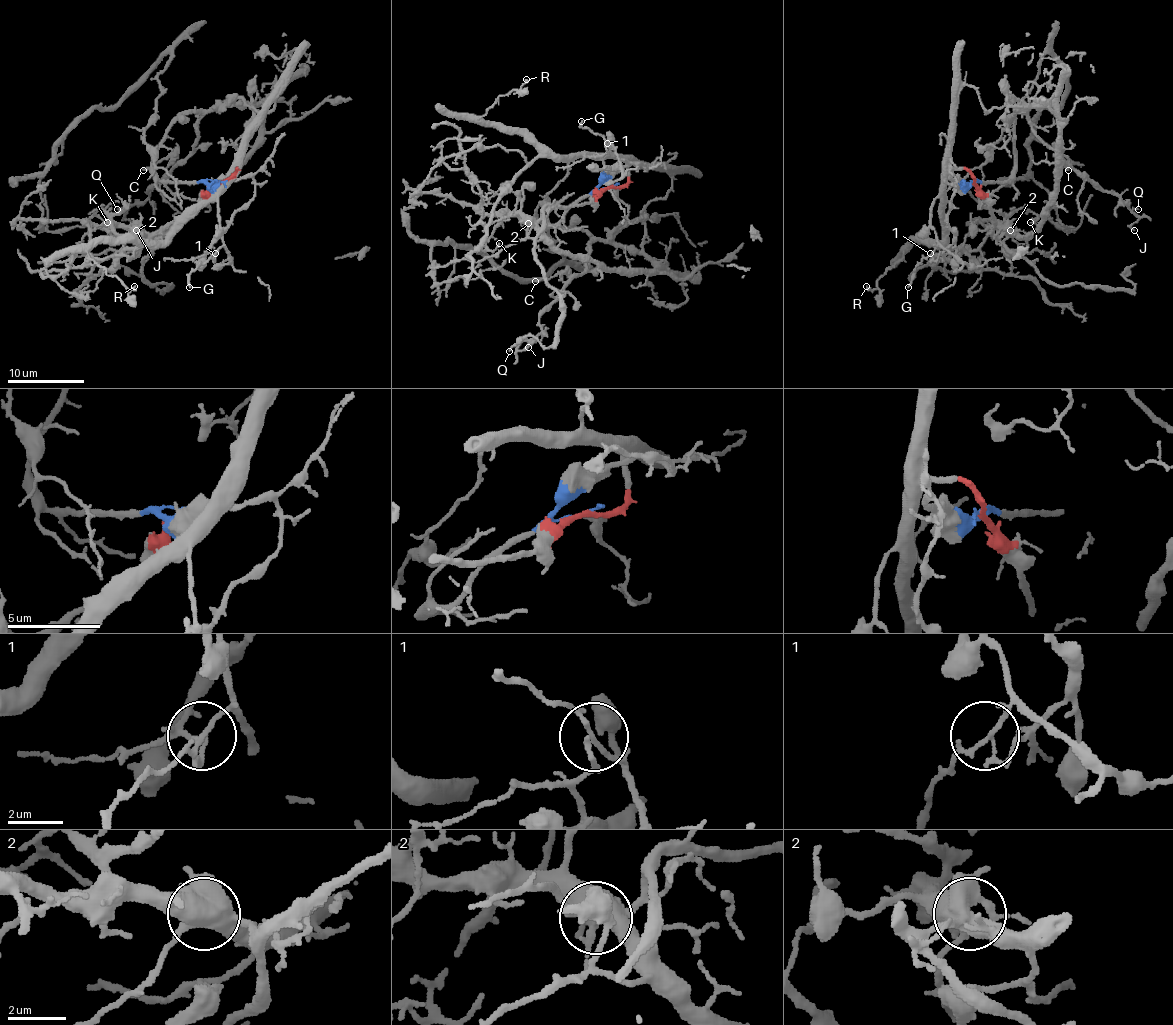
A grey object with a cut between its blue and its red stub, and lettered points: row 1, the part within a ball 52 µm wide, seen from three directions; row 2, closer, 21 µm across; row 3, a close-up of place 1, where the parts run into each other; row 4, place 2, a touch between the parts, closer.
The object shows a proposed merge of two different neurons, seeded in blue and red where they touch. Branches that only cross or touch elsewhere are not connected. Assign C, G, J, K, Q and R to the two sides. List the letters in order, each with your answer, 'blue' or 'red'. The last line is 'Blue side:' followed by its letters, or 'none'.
C: blue
G: red
J: blue
K: blue
Q: blue
R: red
Blue side: C, J, K, Q

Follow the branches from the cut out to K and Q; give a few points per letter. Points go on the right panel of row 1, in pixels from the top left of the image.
K: (972, 181), (1008, 183), (1016, 114), (1054, 108), (1058, 194), (1033, 230), (1003, 221), (1026, 207), (1029, 223)
Q: (972, 181), (1008, 183), (1014, 118), (1026, 114), (1031, 129), (1072, 167), (1138, 209)

